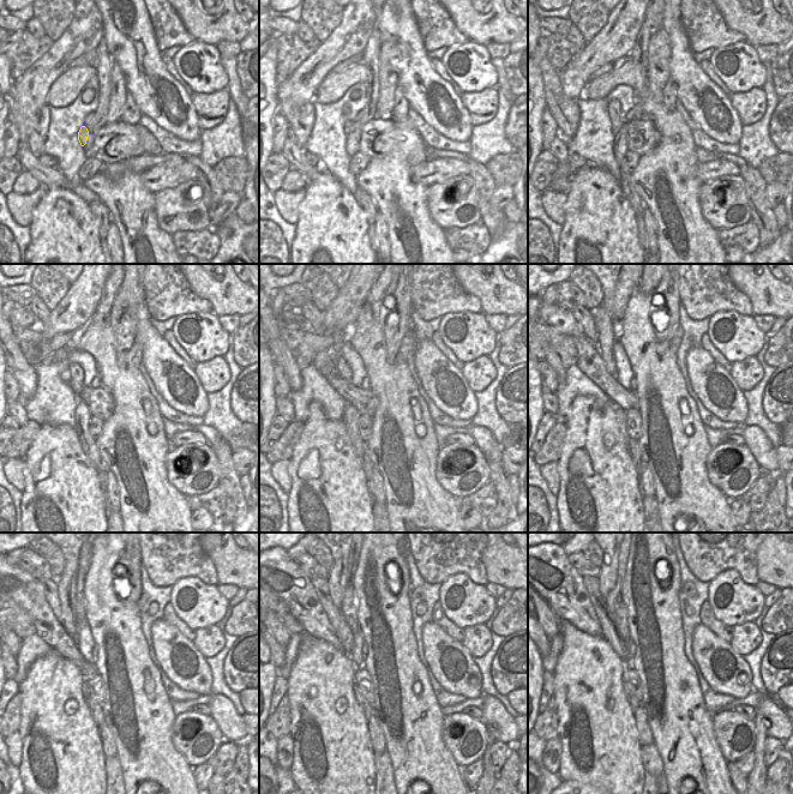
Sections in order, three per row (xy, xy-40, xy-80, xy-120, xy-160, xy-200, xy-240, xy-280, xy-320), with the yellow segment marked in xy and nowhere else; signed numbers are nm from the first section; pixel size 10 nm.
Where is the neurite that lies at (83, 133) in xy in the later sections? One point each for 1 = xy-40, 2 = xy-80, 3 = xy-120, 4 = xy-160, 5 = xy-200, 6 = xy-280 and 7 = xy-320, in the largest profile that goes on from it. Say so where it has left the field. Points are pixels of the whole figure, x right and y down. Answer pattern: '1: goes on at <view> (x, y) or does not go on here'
1: goes on at xy-40 (348, 124)
2: goes on at xy-80 (613, 106)
3: goes on at xy-120 (76, 383)
4: goes on at xy-160 (337, 335)
5: goes on at xy-200 (604, 324)
6: goes on at xy-280 (340, 577)
7: goes on at xy-320 (608, 570)

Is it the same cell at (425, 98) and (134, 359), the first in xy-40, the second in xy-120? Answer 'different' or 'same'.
different

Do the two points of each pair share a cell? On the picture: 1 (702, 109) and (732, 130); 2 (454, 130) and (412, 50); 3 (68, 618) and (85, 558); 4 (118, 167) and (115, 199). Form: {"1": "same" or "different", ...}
{"1": "same", "2": "same", "3": "different", "4": "different"}

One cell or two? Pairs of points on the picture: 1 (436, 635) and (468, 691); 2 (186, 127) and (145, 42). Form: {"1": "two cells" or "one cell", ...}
{"1": "one cell", "2": "one cell"}

